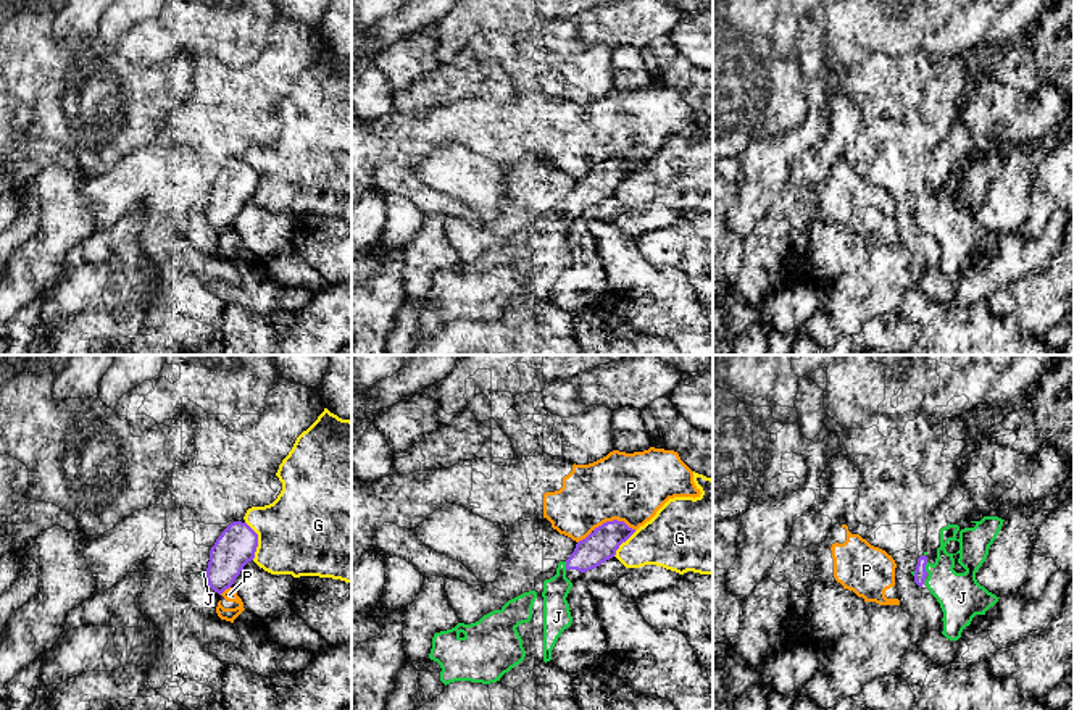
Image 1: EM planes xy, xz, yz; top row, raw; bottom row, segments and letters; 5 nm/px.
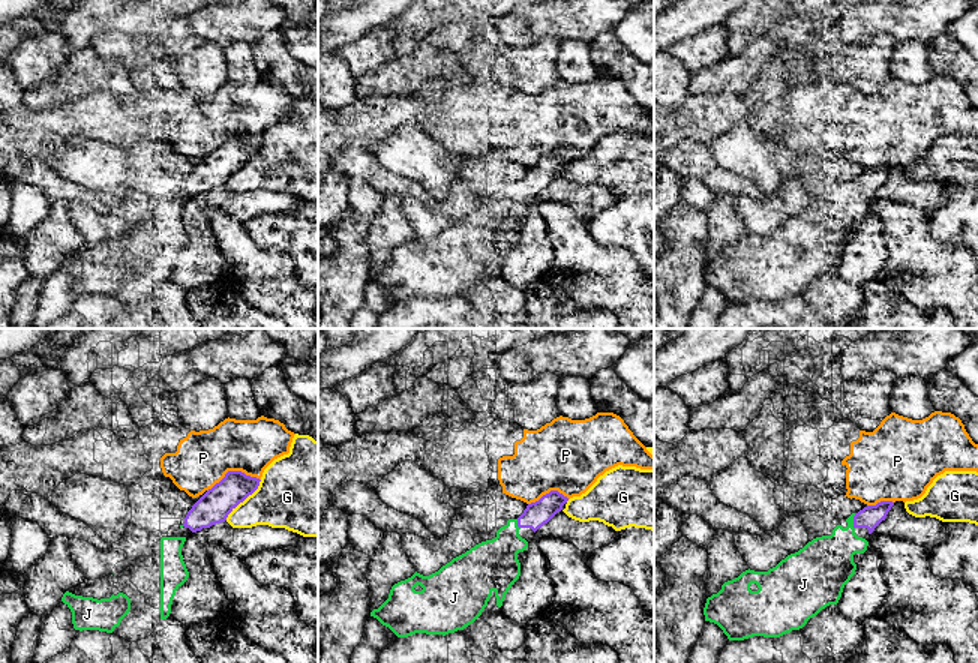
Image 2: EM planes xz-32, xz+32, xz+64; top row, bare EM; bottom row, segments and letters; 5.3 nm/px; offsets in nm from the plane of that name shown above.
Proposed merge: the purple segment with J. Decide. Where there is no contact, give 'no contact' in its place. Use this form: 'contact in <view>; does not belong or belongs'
contact in yz; belongs

